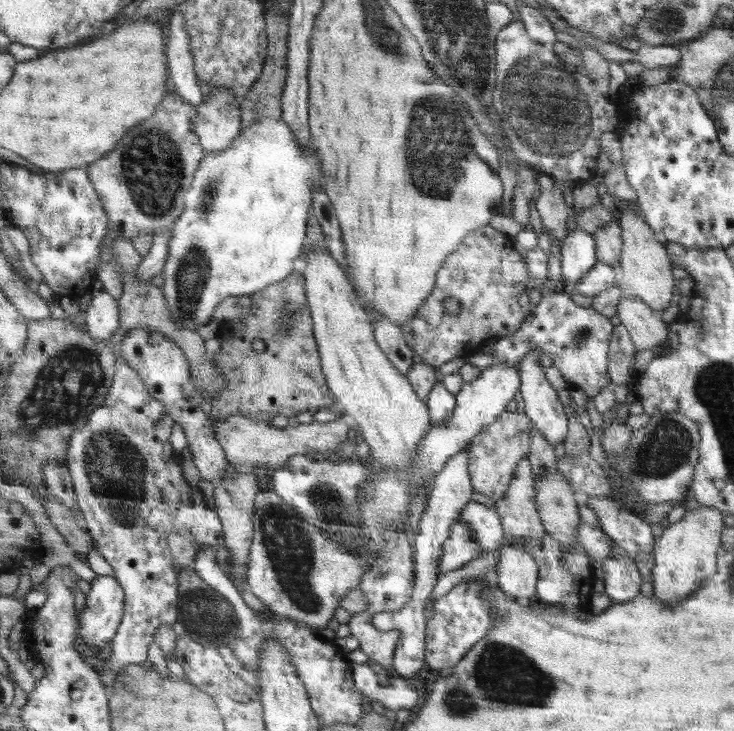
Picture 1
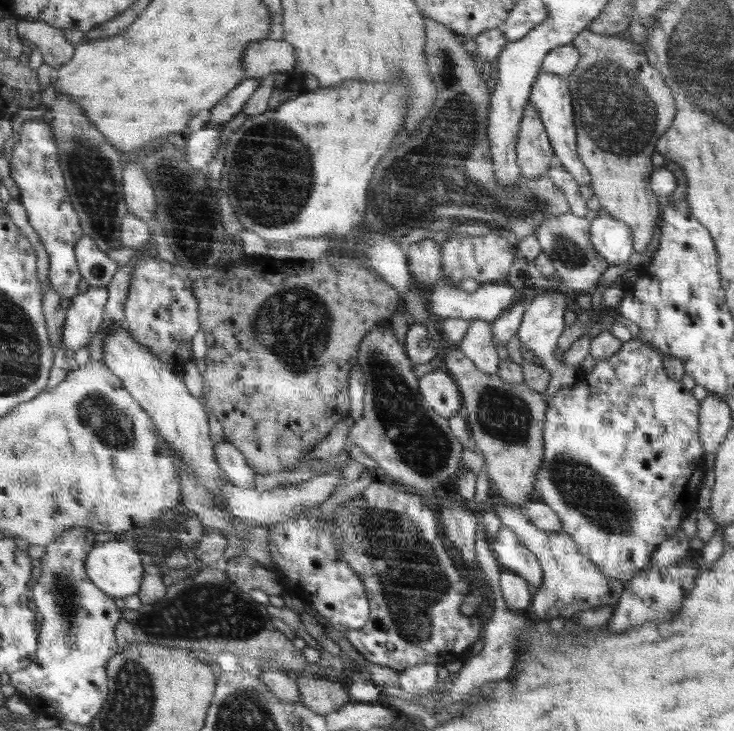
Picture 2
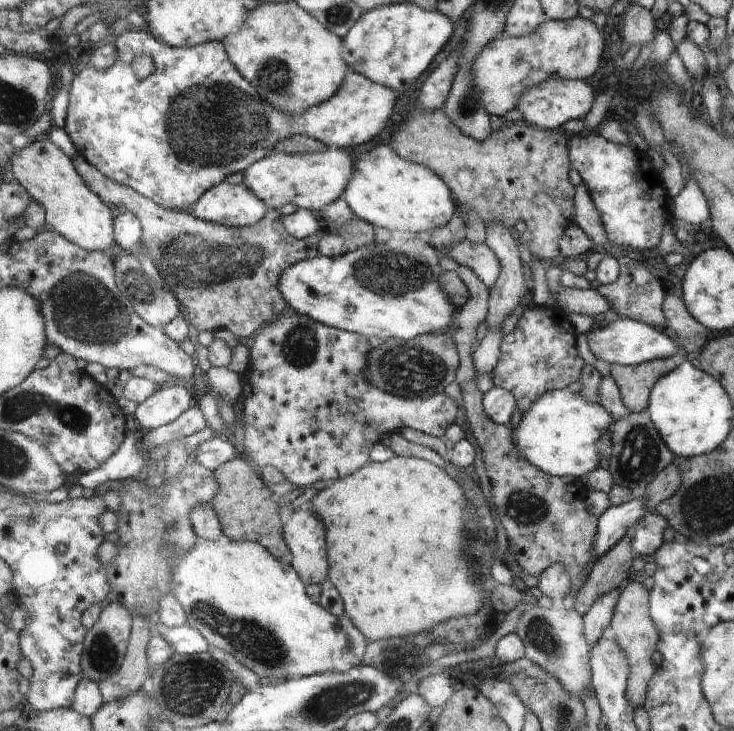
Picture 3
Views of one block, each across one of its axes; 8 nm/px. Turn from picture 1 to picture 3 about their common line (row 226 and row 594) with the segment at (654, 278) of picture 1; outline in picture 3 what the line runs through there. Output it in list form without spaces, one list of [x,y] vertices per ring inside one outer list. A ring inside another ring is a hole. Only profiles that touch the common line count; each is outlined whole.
[[[633,576],[629,578],[623,586],[621,586],[621,594],[617,598],[615,610],[613,610],[613,618],[609,624],[615,632],[615,640],[617,644],[623,648],[625,656],[627,656],[627,664],[629,664],[629,678],[627,678],[627,690],[625,690],[625,700],[633,706],[633,708],[641,708],[645,704],[645,696],[647,696],[647,688],[649,688],[649,676],[655,674],[655,666],[651,662],[651,646],[657,640],[657,626],[651,620],[649,614],[649,590],[645,590],[641,586],[641,576]]]

